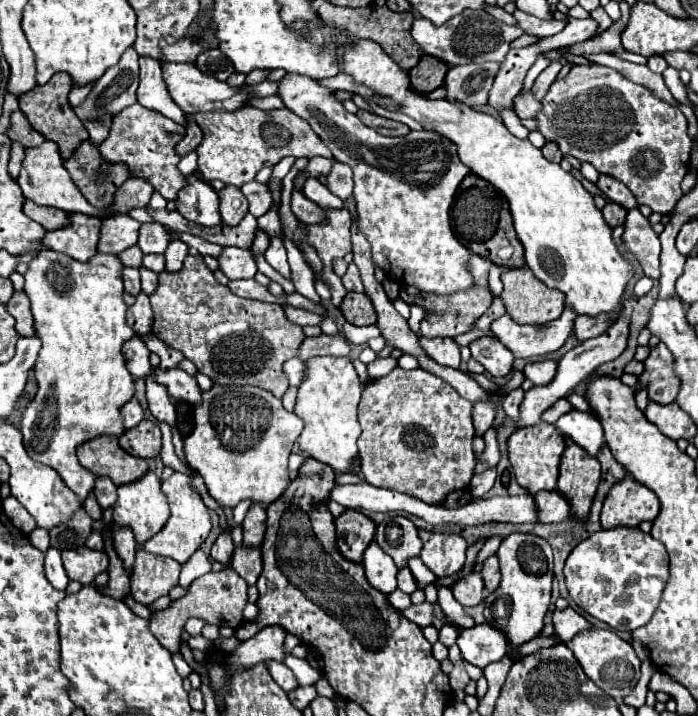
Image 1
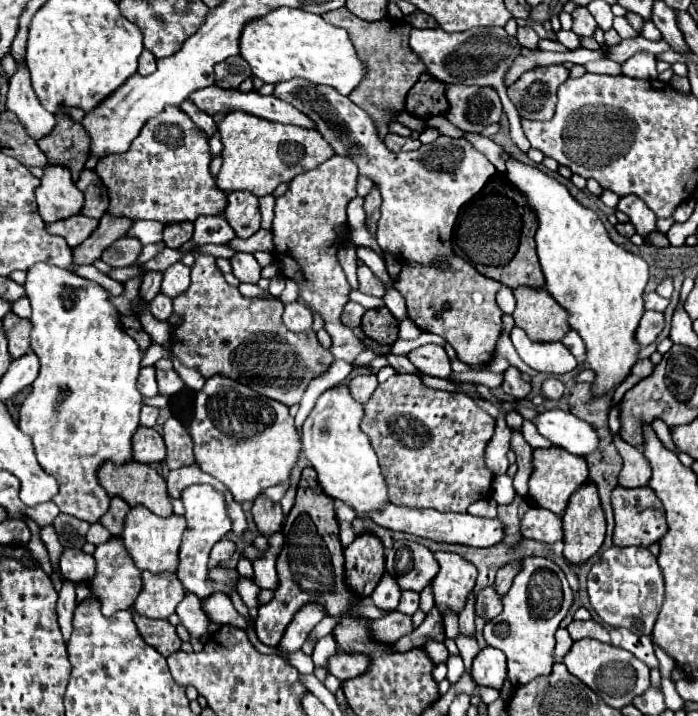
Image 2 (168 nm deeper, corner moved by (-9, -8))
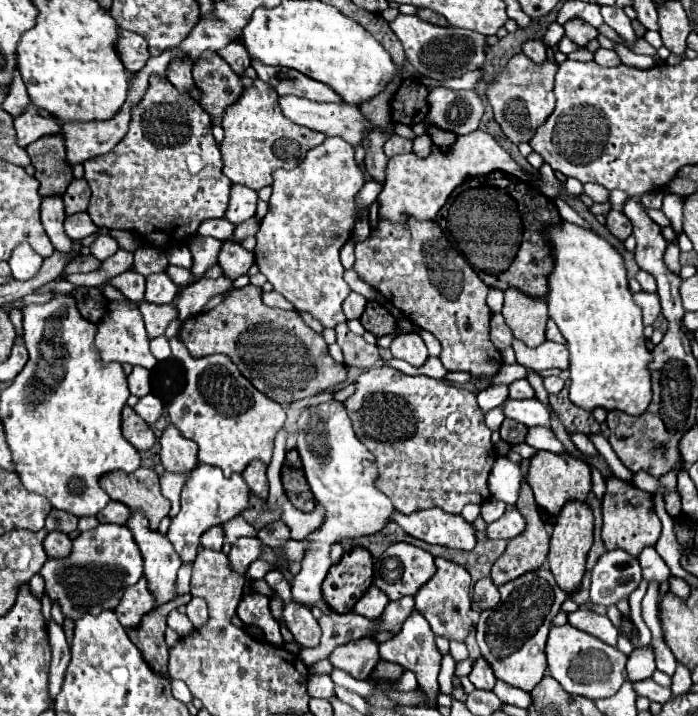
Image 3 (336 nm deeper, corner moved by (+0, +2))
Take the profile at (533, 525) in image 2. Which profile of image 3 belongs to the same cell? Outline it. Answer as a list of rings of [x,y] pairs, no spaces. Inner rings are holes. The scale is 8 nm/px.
[[[514,508],[512,512],[506,512],[500,520],[488,524],[486,532],[488,532],[488,538],[516,538],[522,530],[526,530],[526,518]]]

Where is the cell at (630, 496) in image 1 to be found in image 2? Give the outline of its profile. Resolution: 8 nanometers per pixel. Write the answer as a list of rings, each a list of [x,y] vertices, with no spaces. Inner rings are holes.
[[[617,486],[611,492],[611,506],[613,506],[613,512],[615,512],[615,532],[613,532],[613,544],[615,546],[643,546],[643,548],[649,548],[651,544],[659,542],[667,534],[663,504],[659,502],[657,494],[649,486],[645,486],[645,488]]]

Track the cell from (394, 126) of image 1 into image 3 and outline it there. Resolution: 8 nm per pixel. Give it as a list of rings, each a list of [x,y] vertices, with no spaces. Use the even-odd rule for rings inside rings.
[[[394,134],[394,136],[390,136],[390,138],[386,140],[386,144],[384,144],[384,152],[386,152],[388,158],[390,158],[390,156],[396,156],[396,154],[412,152],[412,140]]]

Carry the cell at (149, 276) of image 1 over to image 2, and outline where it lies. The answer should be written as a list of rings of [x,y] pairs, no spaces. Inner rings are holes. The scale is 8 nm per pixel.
[[[157,294],[155,300],[149,302],[149,310],[151,310],[151,314],[155,316],[155,320],[159,320],[159,322],[167,322],[169,316],[173,314],[171,298],[167,298],[165,294]]]

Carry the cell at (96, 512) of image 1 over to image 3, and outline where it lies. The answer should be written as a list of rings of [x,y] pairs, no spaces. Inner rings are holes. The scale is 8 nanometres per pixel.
[[[185,594],[166,602],[164,606],[154,608],[150,614],[142,616],[138,628],[126,628],[130,640],[140,648],[142,656],[150,664],[154,672],[160,676],[166,674],[166,664],[168,664],[168,646],[164,642],[164,632],[166,632],[166,616],[168,612],[176,610],[180,606],[185,606],[192,599],[191,594]]]

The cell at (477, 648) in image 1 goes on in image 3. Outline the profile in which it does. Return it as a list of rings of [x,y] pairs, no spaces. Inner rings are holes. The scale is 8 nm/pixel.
[[[482,658],[474,660],[474,666],[472,666],[472,672],[470,672],[468,680],[476,688],[482,688],[482,690],[492,690],[494,682],[496,682],[494,672],[490,672],[490,664],[486,664],[486,660],[482,660]]]

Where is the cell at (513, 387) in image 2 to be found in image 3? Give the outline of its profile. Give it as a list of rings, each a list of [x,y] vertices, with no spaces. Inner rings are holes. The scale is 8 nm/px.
[[[524,378],[514,380],[512,384],[508,384],[508,392],[510,392],[510,398],[530,398],[530,396],[534,396],[532,386]]]

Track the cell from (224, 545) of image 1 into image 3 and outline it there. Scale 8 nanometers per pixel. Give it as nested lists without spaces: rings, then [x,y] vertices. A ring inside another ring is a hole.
[[[214,526],[202,534],[202,548],[208,550],[222,550],[224,544],[224,532],[222,526]]]

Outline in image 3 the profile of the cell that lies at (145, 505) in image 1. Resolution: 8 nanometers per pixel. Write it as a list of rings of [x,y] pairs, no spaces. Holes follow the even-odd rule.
[[[142,510],[132,512],[126,522],[130,528],[142,558],[144,558],[144,576],[148,580],[148,588],[154,592],[156,602],[164,604],[174,598],[174,580],[182,560],[174,546],[168,542],[166,534],[152,530]]]

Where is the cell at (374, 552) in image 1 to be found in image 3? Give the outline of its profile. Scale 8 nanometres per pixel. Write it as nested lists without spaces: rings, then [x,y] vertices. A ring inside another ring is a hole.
[[[374,584],[368,588],[368,592],[362,596],[362,600],[358,600],[358,604],[354,606],[356,614],[362,614],[366,618],[378,618],[386,604],[388,604],[388,596],[386,592],[378,592],[378,588],[374,588]]]

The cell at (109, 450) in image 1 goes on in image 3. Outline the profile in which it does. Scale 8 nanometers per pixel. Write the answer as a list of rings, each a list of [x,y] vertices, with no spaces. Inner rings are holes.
[[[140,466],[136,472],[130,472],[130,474],[128,472],[110,472],[100,478],[100,486],[102,486],[102,490],[108,492],[108,496],[112,500],[120,500],[120,502],[128,504],[128,508],[132,508],[132,510],[142,508],[146,512],[146,518],[150,520],[152,528],[158,528],[160,520],[170,512],[170,500],[166,500],[160,492],[156,470]]]

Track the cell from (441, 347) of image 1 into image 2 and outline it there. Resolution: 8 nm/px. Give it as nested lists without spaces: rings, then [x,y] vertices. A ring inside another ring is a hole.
[[[437,344],[419,346],[419,348],[411,350],[411,352],[407,354],[407,358],[409,358],[411,364],[415,364],[415,368],[421,370],[423,374],[437,376],[437,378],[447,378],[447,376],[451,374],[449,356],[445,354],[443,346],[437,346]]]

